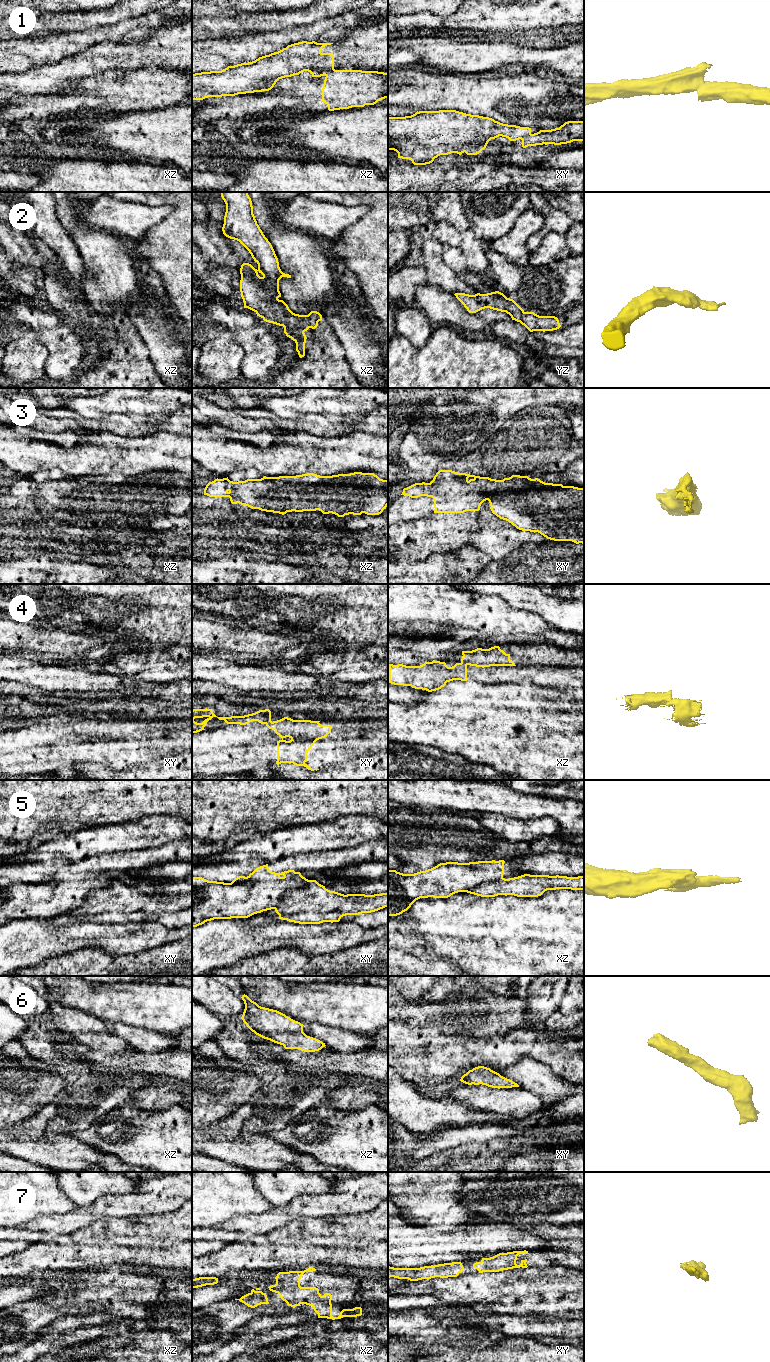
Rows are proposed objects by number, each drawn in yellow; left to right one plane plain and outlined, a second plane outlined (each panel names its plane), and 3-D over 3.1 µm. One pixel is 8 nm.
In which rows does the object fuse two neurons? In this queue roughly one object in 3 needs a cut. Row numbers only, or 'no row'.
1, 4, 5

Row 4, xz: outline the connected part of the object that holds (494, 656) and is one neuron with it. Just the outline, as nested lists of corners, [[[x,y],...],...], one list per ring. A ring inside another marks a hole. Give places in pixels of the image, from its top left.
[[[499,646],[489,649],[477,648],[472,651],[462,651],[461,663],[476,667],[490,666],[516,666],[510,659],[510,654],[506,654]]]

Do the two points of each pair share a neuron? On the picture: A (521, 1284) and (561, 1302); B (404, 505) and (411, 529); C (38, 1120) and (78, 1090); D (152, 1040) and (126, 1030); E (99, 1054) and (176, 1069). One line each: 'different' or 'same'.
A: same
B: different
C: different
D: same
E: same

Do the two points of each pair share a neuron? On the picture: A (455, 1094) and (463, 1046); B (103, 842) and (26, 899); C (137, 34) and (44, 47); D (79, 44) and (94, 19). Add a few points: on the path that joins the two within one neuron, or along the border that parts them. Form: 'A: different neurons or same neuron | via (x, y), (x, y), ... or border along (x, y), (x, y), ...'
A: different neurons | border along (459, 1080), (452, 1083)
B: different neurons | border along (98, 855), (64, 865), (55, 873)
C: same neuron | via (114, 33), (94, 35), (76, 42), (67, 43)
D: different neurons | border along (109, 24), (65, 32)

